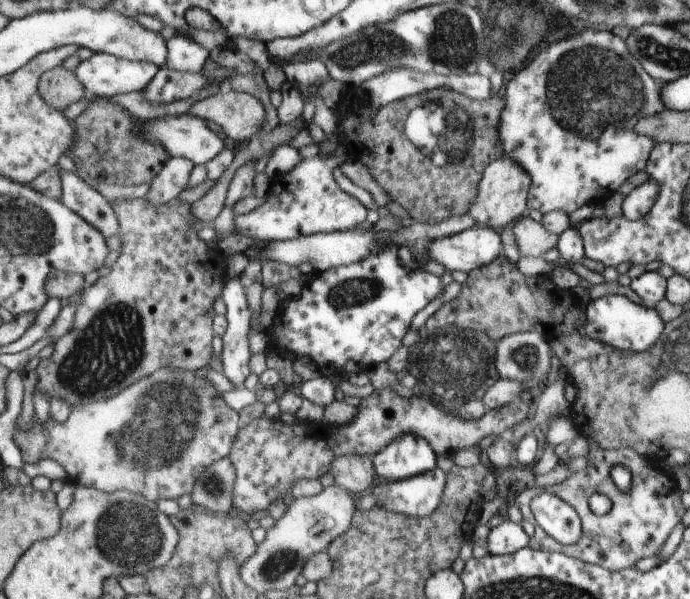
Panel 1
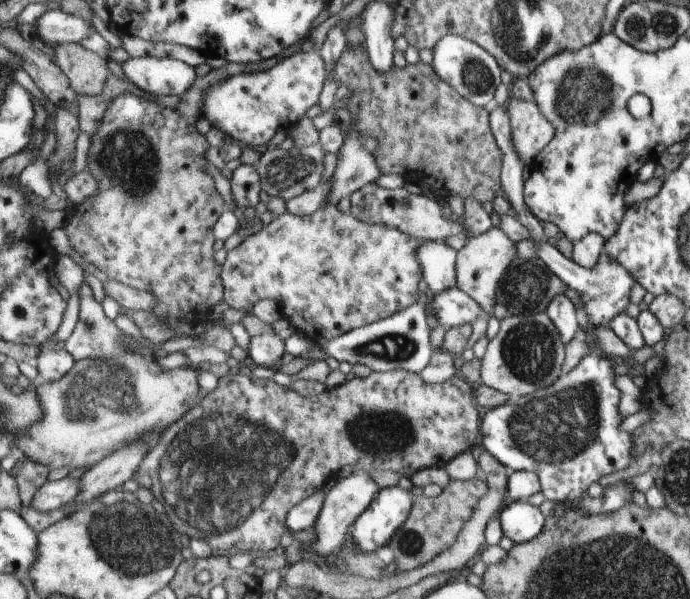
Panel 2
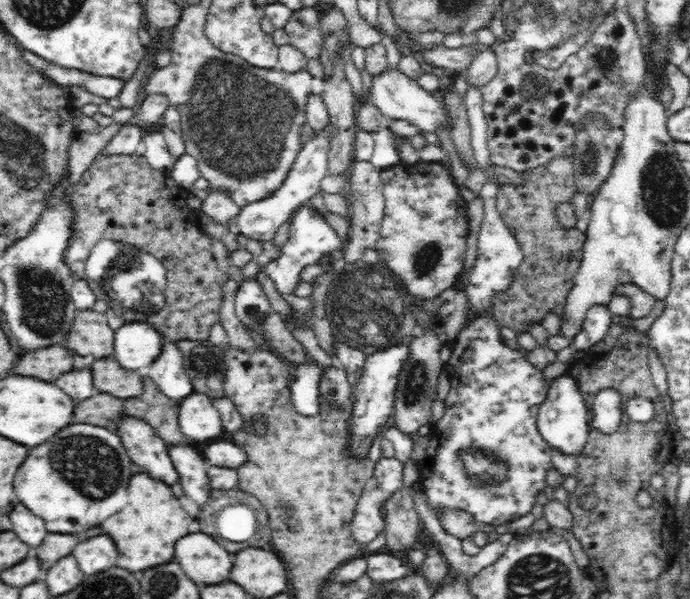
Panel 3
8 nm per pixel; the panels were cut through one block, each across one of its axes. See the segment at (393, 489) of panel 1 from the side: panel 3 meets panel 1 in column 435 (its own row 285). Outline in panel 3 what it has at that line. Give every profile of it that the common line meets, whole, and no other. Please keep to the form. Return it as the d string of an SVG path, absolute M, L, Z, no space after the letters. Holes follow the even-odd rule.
M468 86L464 97L471 128L471 145L477 167L487 174L487 181L478 192L484 201L484 216L477 238L476 266L465 288L468 322L464 322L456 335L456 344L451 346L449 366L450 390L444 402L445 411L434 425L428 428L430 437L426 458L420 465L418 483L426 497L429 510L438 518L444 512L462 510L468 512L478 522L488 523L495 528L501 524L528 515L536 503L536 496L547 486L547 474L553 468L552 448L537 429L537 414L546 400L551 380L546 380L540 370L536 370L522 354L506 346L500 338L500 325L494 320L494 298L516 278L523 262L523 254L516 237L502 220L496 207L500 184L494 177L494 164L488 149L488 126L482 110L483 96L480 88Z

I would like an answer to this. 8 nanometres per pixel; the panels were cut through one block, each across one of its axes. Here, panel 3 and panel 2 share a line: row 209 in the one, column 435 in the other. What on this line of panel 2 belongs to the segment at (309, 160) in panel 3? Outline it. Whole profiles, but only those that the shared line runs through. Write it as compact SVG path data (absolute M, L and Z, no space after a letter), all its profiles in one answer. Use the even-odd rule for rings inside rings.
M425 241L416 248L426 286L435 295L456 287L456 254L457 250L443 241Z

